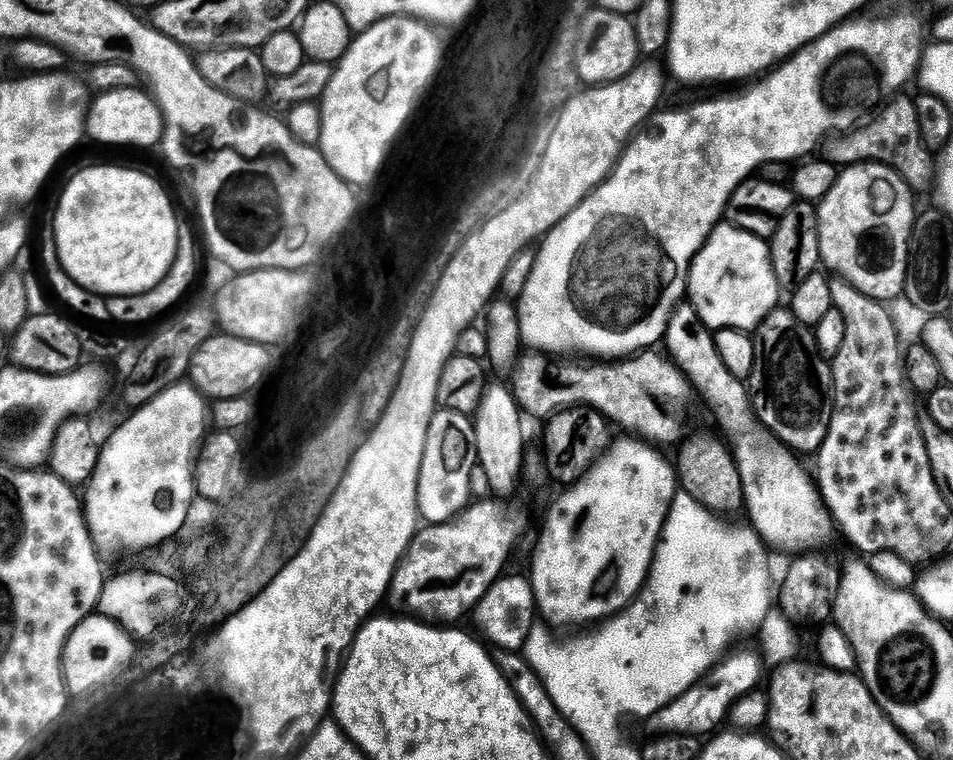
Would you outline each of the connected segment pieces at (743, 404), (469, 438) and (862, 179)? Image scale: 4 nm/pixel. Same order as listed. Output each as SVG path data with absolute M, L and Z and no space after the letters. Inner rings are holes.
M681 303L672 313L663 343L668 344L666 352L672 363L712 407L712 416L720 423L719 431L729 441L740 440L734 444L734 455L744 487L746 513L752 519L749 520L751 527L756 529L769 549L777 548L780 552L791 554L812 554L820 550L818 548L834 533L834 521L824 504L824 497L820 495L817 481L810 475L809 469L807 472L800 465L801 457L757 421L747 383L734 378L734 374L726 370L722 358L718 358L713 329L700 321L691 303Z
M449 408L437 411L426 438L426 454L418 482L420 515L428 524L447 524L469 507L472 496L472 471L478 468L476 426L473 417Z
M885 164L845 167L834 190L818 204L823 267L870 298L881 302L901 299L908 273L908 243L918 215L912 196L908 183Z

